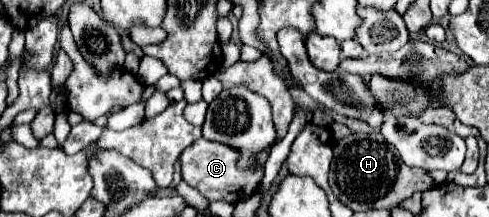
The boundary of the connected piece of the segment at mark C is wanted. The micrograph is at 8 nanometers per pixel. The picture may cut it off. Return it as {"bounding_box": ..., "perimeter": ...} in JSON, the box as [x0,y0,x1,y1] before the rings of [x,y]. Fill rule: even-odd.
{"bounding_box":[181,139,267,201],"perimeter":[[[199,139],[195,143],[191,143],[183,153],[181,153],[181,177],[195,189],[199,189],[209,201],[241,201],[249,195],[255,193],[259,181],[263,179],[263,163],[267,159],[267,153],[261,153],[259,157],[259,173],[255,171],[239,171],[237,169],[237,151],[229,149],[227,145],[215,143],[215,141],[205,141]]]}

